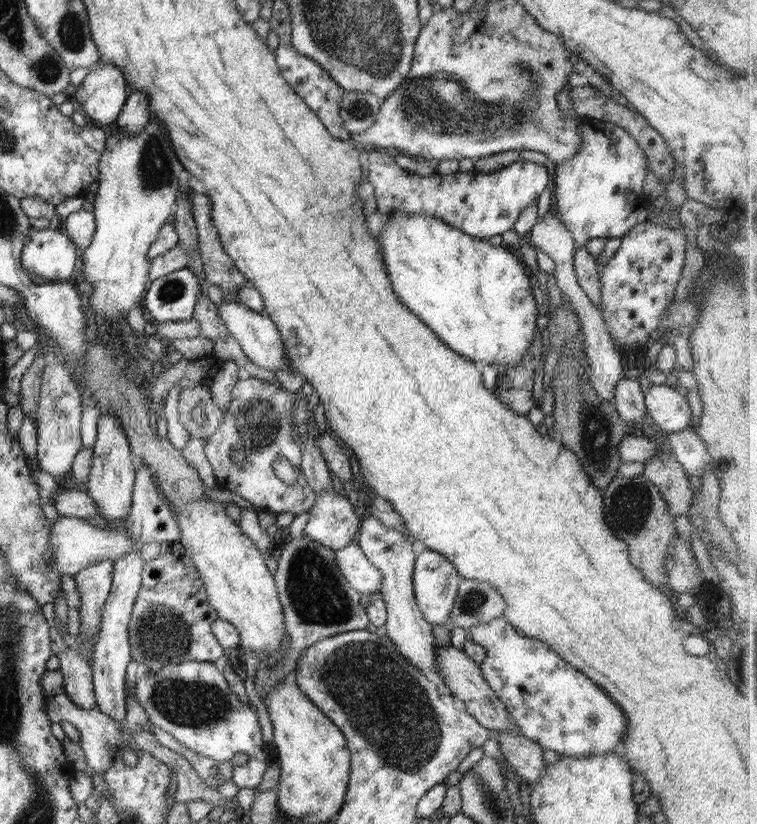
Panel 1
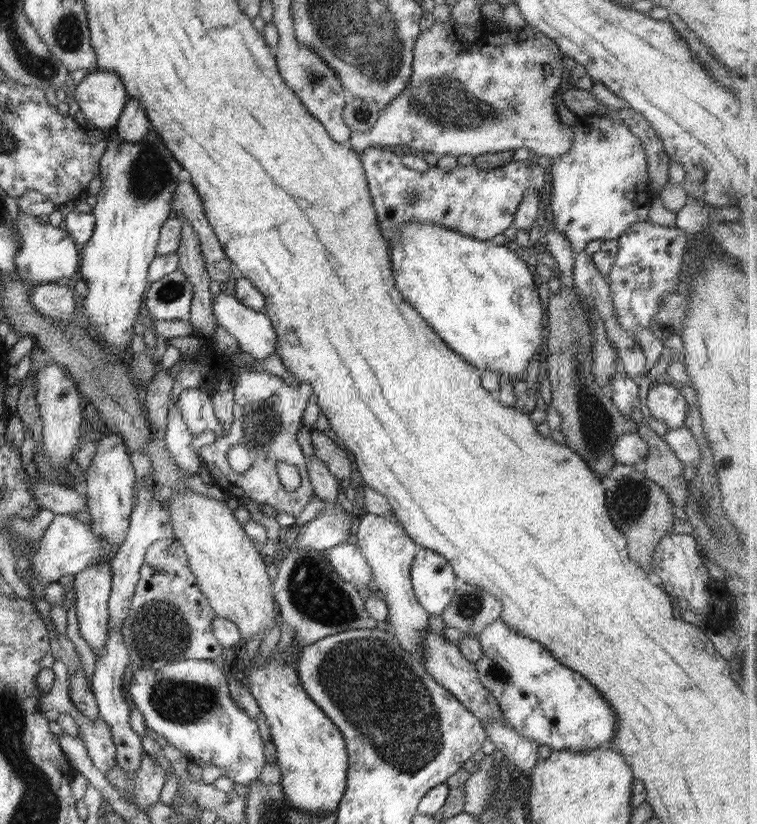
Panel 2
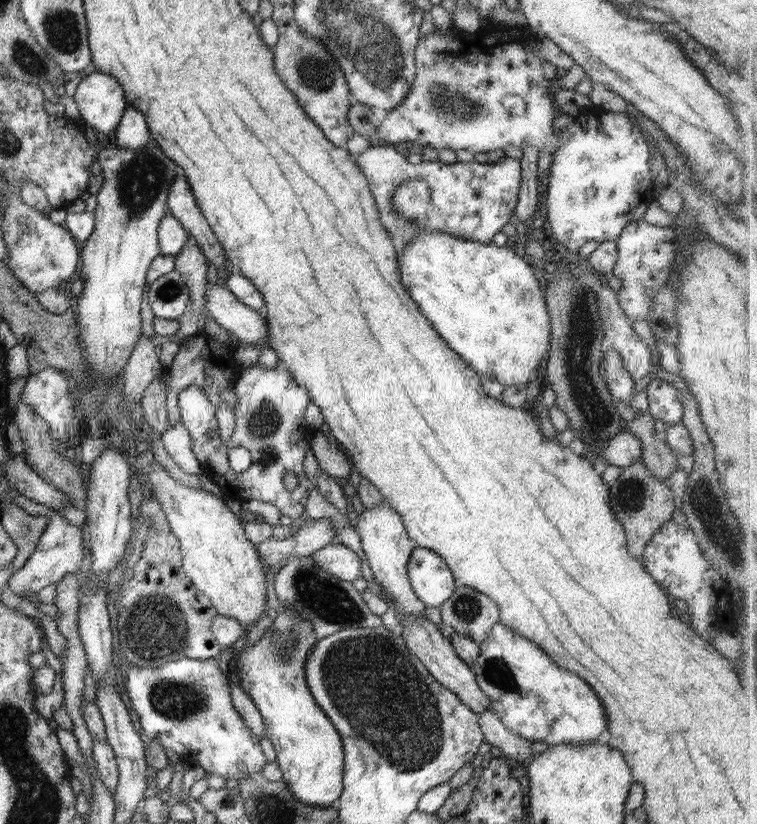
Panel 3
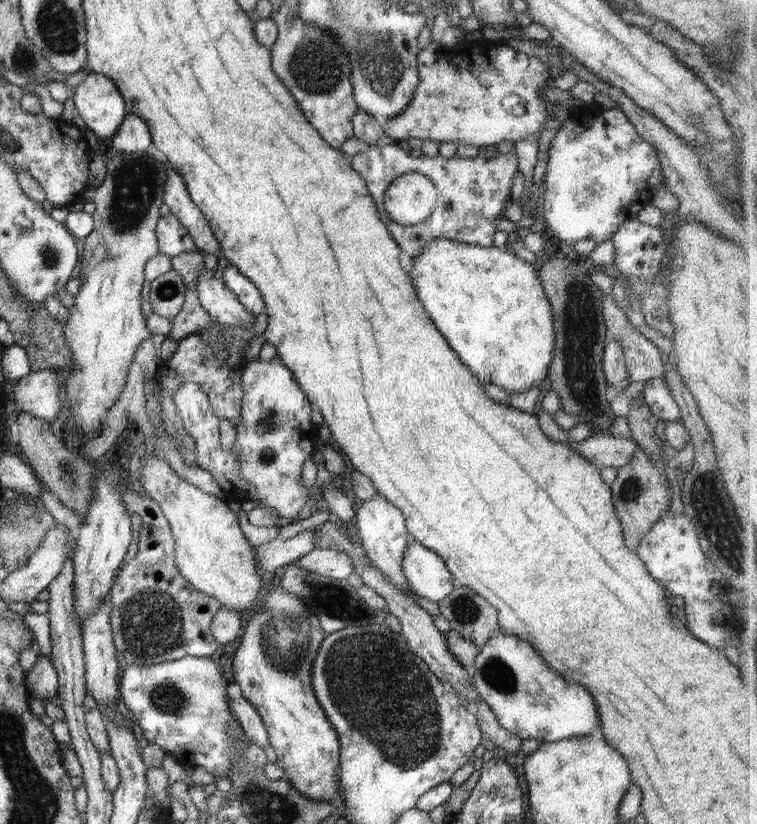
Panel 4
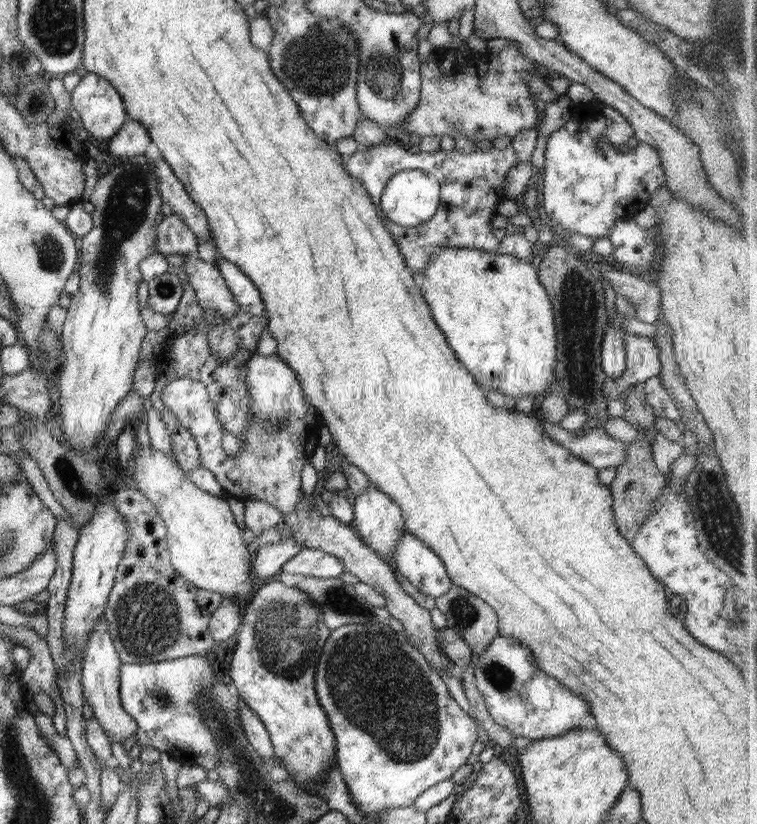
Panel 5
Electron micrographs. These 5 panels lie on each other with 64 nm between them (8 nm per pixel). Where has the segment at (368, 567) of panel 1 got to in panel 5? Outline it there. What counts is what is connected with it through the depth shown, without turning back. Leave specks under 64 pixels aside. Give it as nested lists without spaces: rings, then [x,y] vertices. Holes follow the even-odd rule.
[[[302,548],[288,560],[281,570],[296,576],[314,576],[317,579],[339,578],[346,572],[346,565],[332,554],[320,549]]]

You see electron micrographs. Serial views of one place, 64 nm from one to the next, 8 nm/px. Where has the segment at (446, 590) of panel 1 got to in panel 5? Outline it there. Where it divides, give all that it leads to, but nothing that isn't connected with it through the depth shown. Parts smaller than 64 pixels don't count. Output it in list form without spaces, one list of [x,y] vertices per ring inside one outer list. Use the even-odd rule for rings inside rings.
[[[408,530],[398,540],[392,557],[398,572],[434,599],[444,596],[454,585],[442,559]]]

